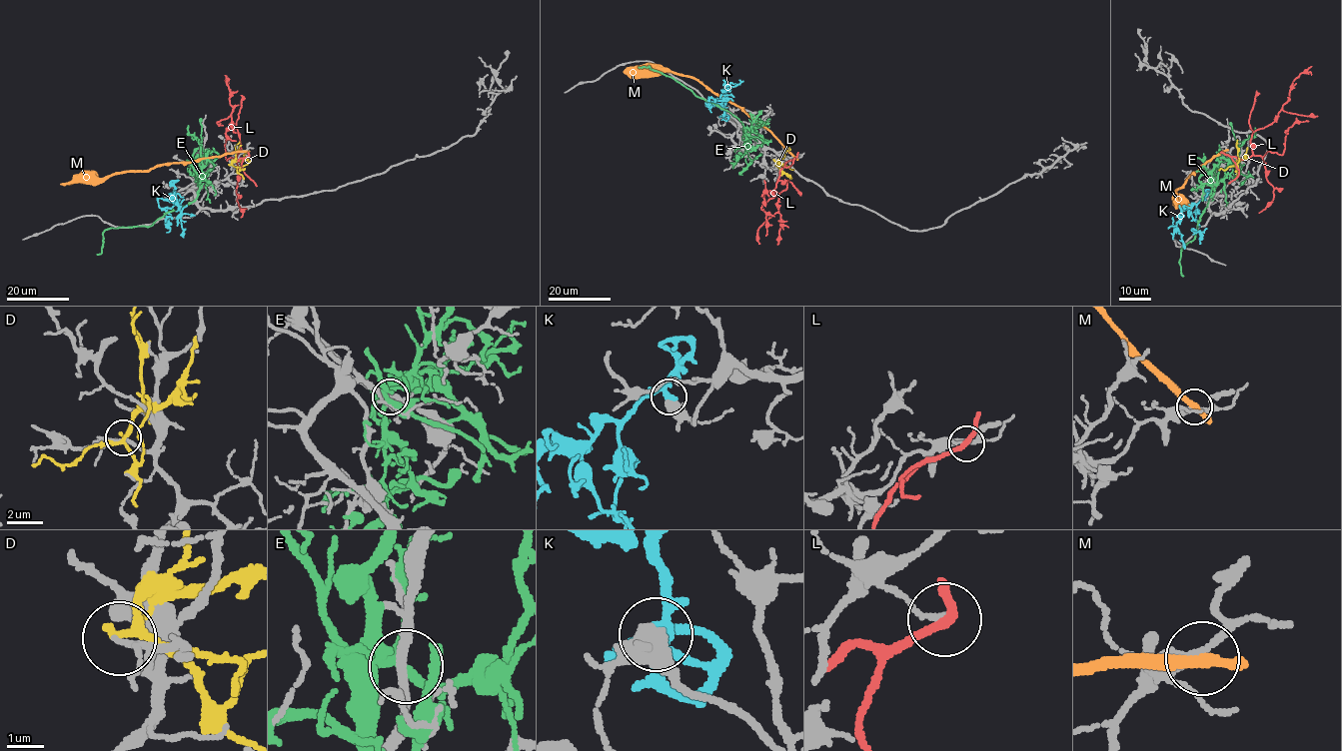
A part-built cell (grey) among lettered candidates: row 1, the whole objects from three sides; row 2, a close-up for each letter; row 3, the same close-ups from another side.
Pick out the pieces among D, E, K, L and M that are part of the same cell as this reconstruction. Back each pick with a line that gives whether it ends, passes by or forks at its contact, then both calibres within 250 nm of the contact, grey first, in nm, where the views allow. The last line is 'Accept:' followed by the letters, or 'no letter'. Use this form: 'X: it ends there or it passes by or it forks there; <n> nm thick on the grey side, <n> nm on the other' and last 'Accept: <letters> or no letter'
Accept: no letter

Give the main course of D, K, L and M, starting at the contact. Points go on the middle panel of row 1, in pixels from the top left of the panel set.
D: (774, 160), (791, 179)
K: (723, 115), (721, 94), (729, 85), (723, 91)
L: (795, 158), (779, 172), (778, 179), (786, 182), (777, 203), (781, 225), (777, 244)
M: (794, 157), (767, 129), (695, 79), (669, 72), (624, 71)

